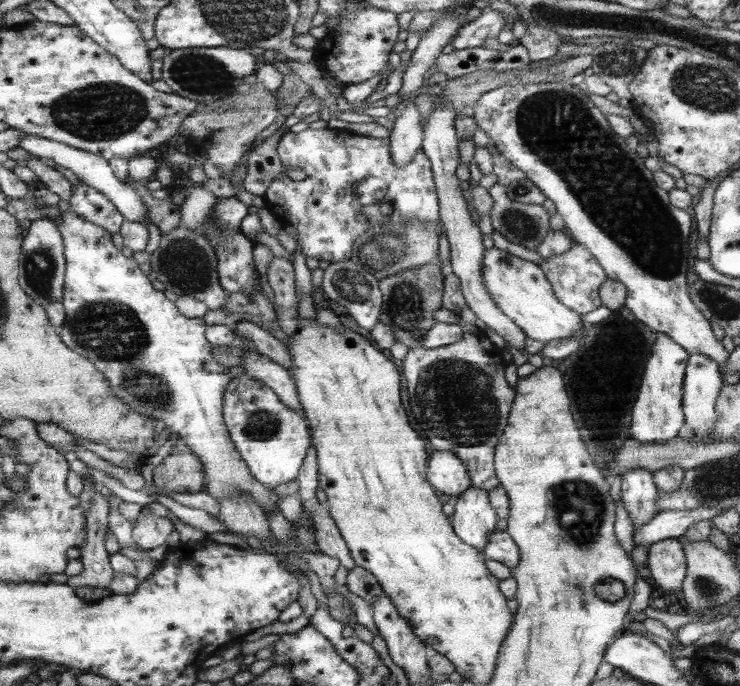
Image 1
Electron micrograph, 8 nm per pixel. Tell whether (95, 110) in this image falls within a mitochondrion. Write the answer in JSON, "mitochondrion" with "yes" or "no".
{"mitochondrion":"yes"}

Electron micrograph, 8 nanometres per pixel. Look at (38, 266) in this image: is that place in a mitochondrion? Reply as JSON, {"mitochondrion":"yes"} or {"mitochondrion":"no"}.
{"mitochondrion":"yes"}

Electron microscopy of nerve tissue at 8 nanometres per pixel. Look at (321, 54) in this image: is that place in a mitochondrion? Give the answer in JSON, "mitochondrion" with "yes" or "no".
{"mitochondrion":"no"}

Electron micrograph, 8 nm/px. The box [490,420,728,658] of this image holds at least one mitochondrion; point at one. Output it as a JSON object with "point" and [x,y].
{"point":[574,502]}

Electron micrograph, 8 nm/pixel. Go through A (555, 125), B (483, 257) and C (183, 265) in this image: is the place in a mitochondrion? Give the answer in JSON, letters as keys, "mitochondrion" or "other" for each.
{"A":"mitochondrion","B":"other","C":"mitochondrion"}

